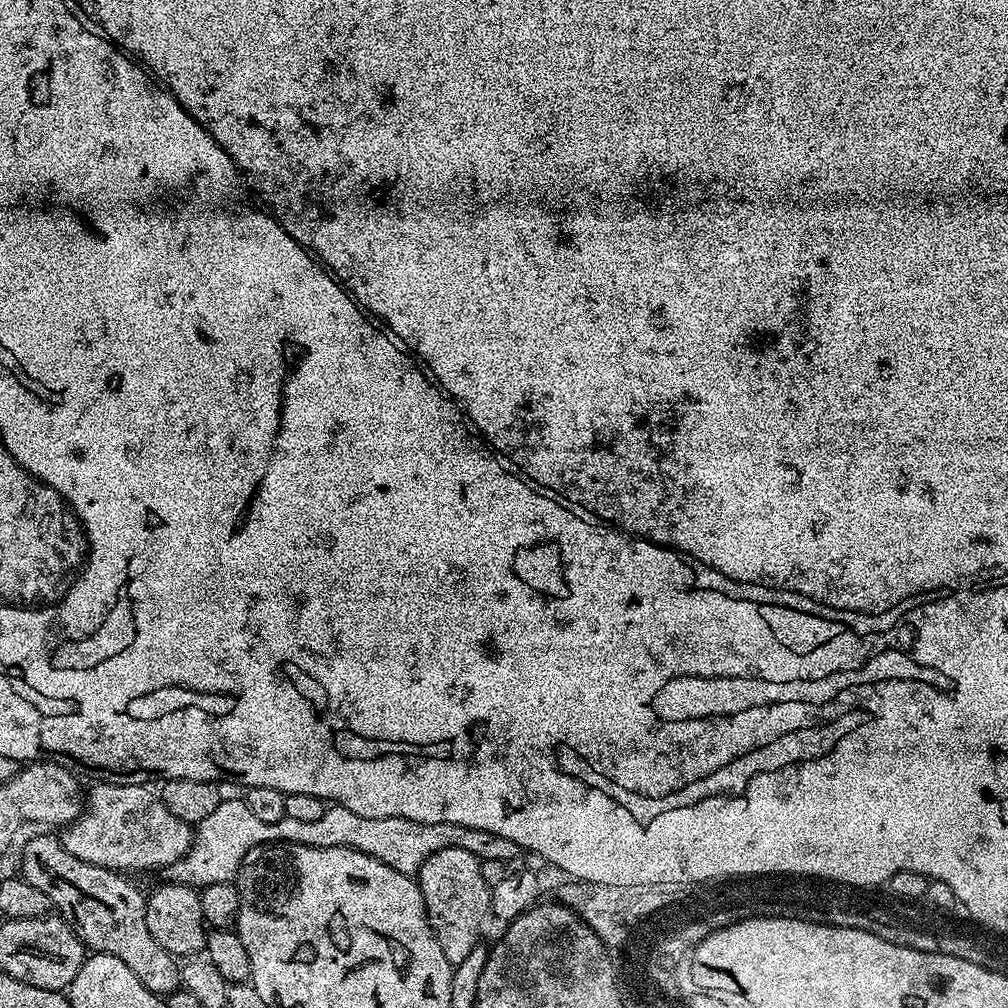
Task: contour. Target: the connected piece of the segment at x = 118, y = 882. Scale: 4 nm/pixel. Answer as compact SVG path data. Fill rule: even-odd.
M55 835L30 837L24 844L20 868L24 871L22 879L30 882L30 886L38 886L38 890L50 898L53 909L72 925L85 949L108 952L126 962L138 982L161 998L181 987L180 964L154 942L154 934L150 934L150 926L146 926L145 893L140 893L127 875L74 858Z

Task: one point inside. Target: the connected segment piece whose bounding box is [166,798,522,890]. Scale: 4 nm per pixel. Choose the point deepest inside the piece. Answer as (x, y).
(221, 840)

